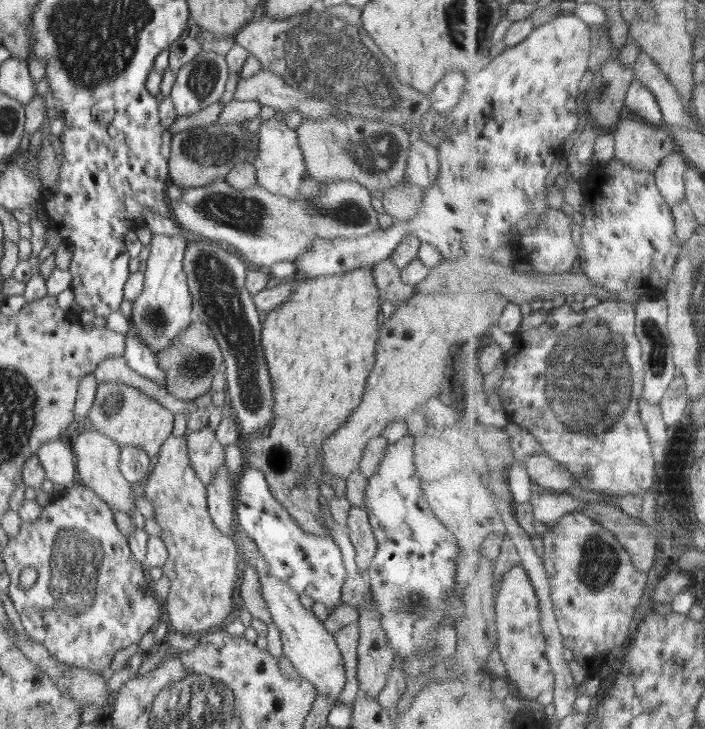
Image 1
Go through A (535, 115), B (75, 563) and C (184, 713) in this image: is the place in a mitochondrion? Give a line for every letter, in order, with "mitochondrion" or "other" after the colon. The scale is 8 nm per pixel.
A: mitochondrion
B: mitochondrion
C: mitochondrion

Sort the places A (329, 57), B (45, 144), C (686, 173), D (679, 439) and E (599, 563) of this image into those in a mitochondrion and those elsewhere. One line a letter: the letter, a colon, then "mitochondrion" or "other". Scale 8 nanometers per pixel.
A: mitochondrion
B: other
C: other
D: other
E: mitochondrion

